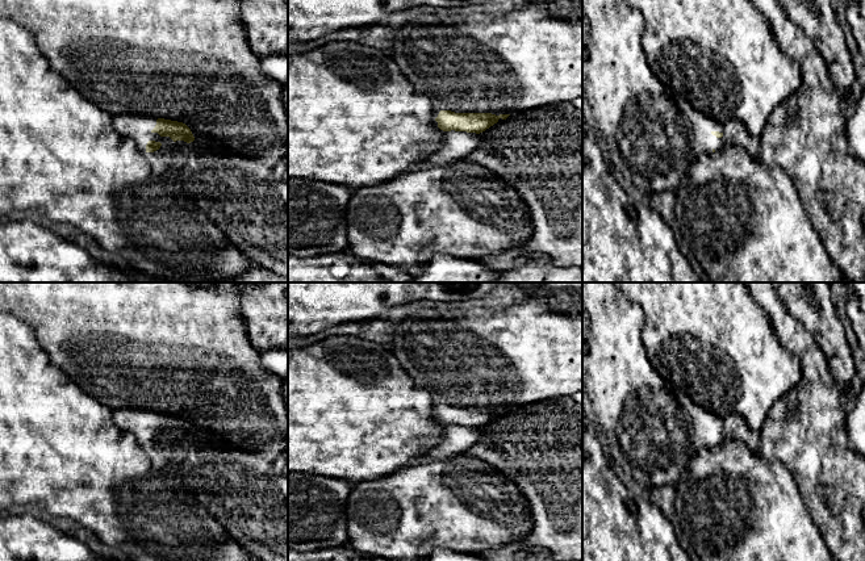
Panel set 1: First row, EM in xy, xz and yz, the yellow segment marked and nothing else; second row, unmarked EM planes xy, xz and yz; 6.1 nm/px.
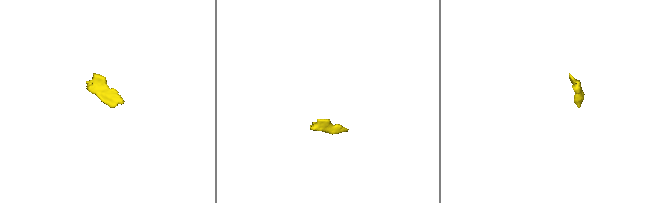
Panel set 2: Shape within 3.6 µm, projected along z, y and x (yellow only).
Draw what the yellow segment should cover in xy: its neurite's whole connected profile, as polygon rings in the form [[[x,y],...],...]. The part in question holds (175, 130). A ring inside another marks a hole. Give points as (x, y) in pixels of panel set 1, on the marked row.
[[[145,114],[112,116],[114,129],[130,138],[149,160],[154,175],[167,175],[172,188],[184,191],[197,208],[226,234],[226,238],[254,264],[288,280],[288,184],[276,180],[259,158],[226,151],[220,143],[196,139],[191,129],[177,121],[155,118]]]

